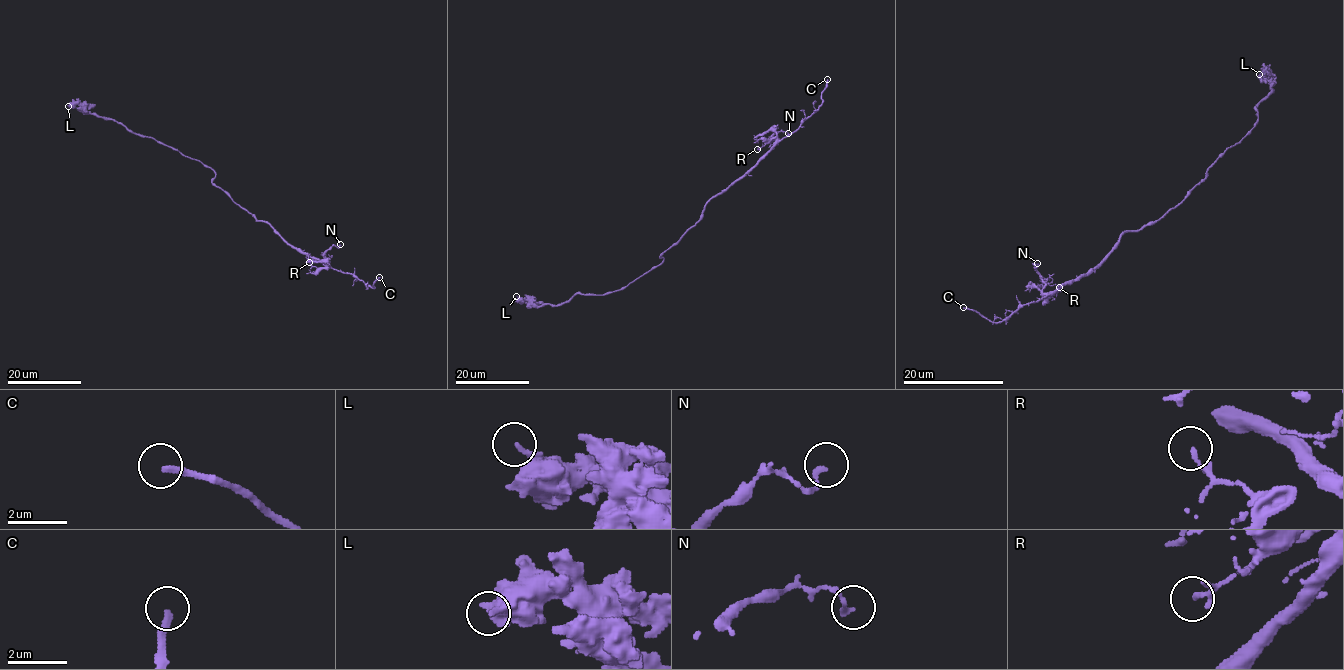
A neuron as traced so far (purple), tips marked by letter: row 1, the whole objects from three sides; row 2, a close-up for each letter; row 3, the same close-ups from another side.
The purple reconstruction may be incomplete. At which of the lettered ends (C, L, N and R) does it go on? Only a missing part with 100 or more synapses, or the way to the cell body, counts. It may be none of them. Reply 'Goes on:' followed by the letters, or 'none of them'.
Goes on: C

